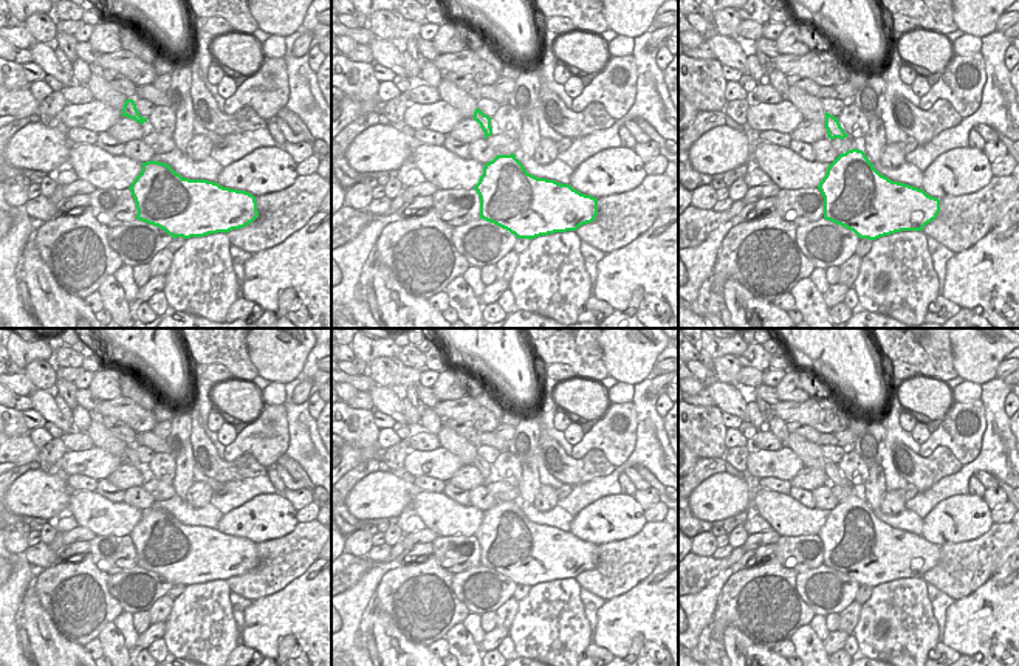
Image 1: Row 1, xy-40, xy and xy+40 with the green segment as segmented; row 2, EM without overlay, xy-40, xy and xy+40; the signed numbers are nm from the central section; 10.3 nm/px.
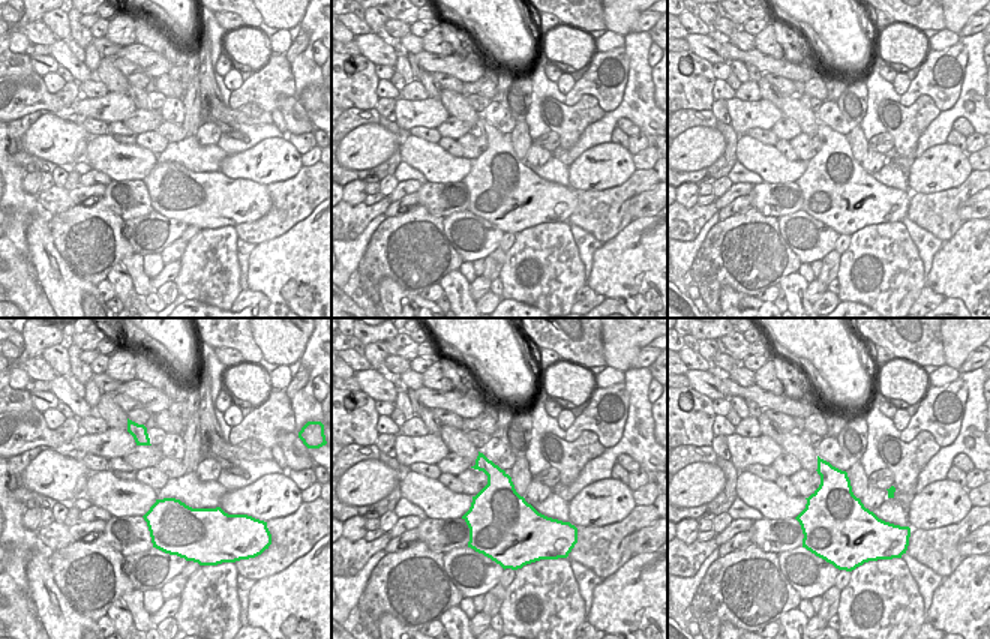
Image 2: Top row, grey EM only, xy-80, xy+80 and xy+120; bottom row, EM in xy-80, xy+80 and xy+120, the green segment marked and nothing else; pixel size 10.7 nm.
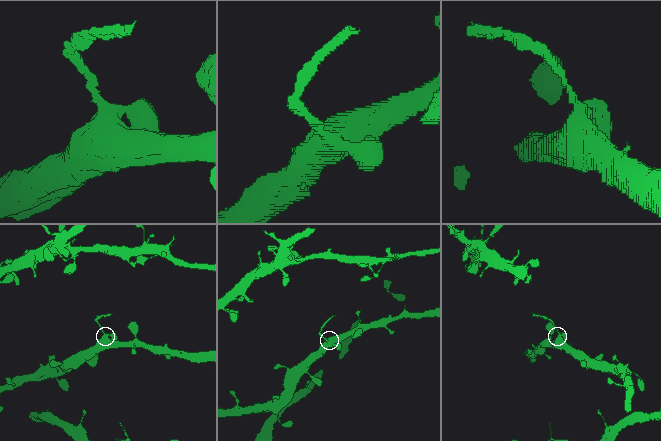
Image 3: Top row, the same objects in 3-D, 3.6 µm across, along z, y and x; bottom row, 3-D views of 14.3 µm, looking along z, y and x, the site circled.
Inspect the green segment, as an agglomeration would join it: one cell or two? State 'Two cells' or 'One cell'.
Two cells

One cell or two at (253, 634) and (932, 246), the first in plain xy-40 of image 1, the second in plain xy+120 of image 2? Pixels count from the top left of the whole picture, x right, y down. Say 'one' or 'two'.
two

